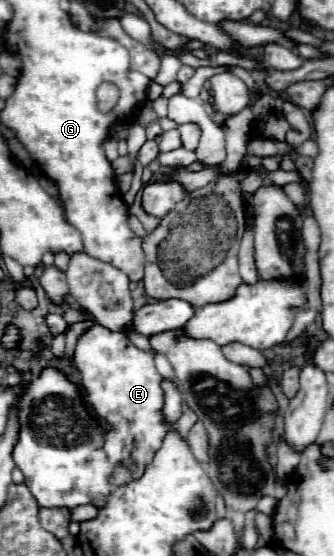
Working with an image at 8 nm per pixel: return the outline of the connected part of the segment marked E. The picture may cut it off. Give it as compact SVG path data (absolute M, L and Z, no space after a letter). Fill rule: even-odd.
M94 325L78 339L74 363L82 373L82 389L86 403L100 419L110 425L106 433L104 451L116 463L112 483L118 487L132 479L138 479L144 473L144 467L150 463L152 455L160 449L162 439L168 431L168 425L162 417L162 375L156 371L152 351L142 351L136 345L130 345L130 339L124 333L114 333L102 325ZM132 445L136 445L138 459L136 465L128 469L120 461L130 455Z

